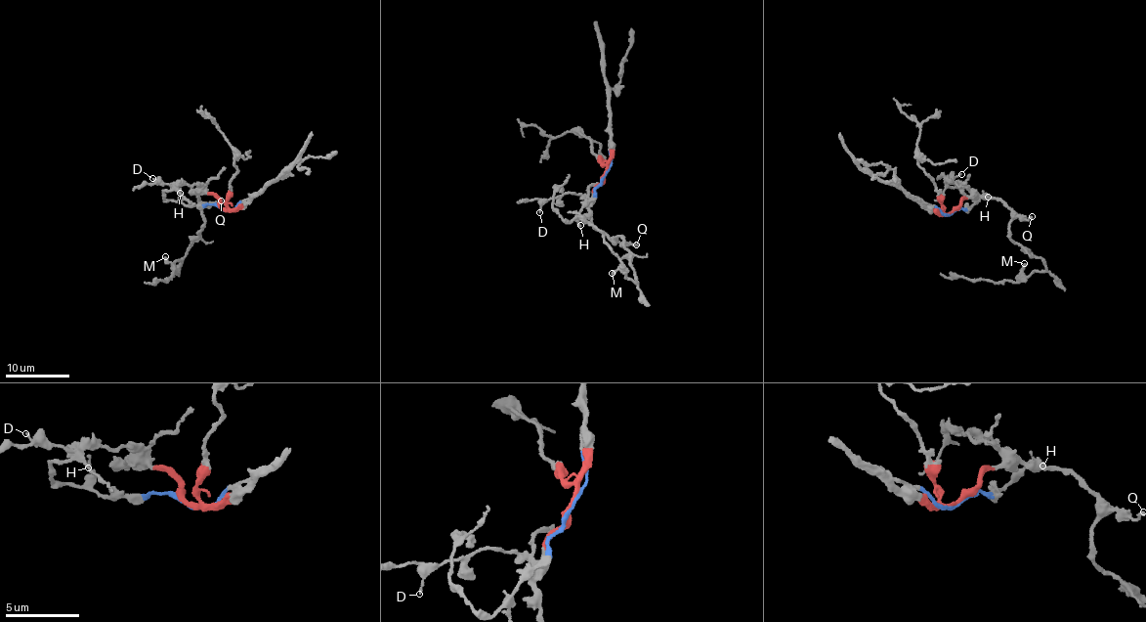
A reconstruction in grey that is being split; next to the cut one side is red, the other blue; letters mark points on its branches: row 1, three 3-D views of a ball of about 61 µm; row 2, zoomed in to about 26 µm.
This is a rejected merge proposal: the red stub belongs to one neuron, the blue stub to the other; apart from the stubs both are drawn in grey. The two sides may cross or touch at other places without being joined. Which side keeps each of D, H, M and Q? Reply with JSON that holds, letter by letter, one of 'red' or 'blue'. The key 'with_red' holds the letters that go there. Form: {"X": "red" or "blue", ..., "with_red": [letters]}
{"D": "red", "H": "blue", "M": "red", "Q": "red", "with_red": ["D", "M", "Q"]}

